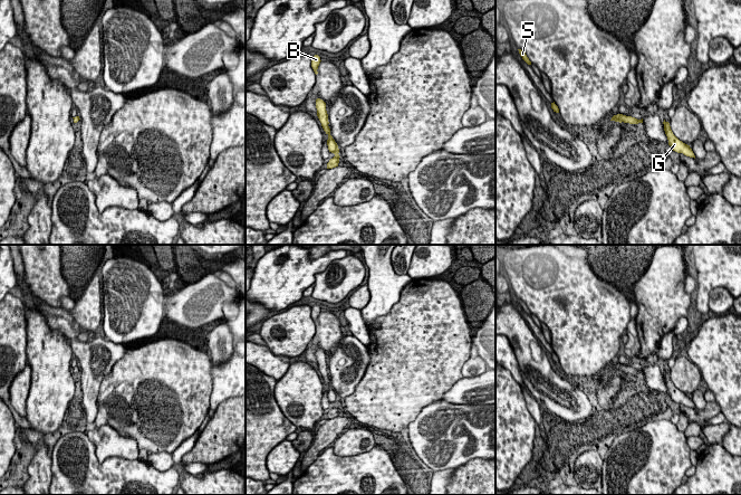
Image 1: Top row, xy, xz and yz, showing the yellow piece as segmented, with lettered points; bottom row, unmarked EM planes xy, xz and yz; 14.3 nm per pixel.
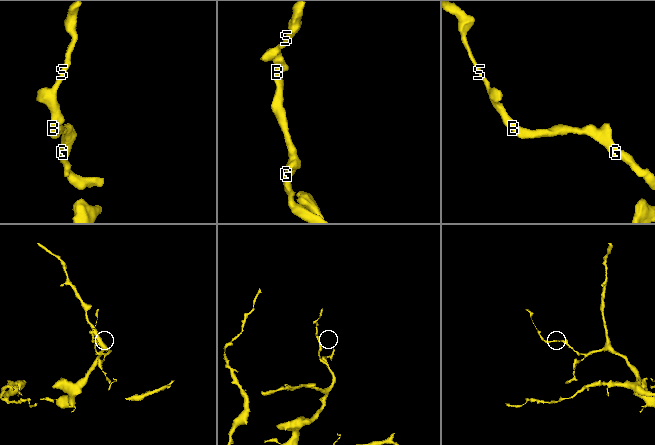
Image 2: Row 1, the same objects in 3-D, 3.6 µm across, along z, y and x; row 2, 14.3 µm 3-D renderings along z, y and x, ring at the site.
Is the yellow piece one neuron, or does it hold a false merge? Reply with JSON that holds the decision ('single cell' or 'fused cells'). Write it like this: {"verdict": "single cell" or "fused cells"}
{"verdict": "fused cells"}

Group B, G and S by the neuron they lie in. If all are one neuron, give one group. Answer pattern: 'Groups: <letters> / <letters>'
Groups: B S / G

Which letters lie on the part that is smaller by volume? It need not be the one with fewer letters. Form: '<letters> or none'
B, S

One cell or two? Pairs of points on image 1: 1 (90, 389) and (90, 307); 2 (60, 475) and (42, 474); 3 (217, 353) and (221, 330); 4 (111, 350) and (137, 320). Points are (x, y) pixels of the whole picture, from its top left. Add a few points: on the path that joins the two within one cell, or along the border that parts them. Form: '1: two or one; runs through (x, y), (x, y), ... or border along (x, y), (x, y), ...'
1: two; border along (68, 312), (82, 331)
2: two; border along (49, 453), (51, 483)
3: one; runs through (220, 348), (221, 335)
4: two; border along (105, 336), (115, 343), (123, 344)

